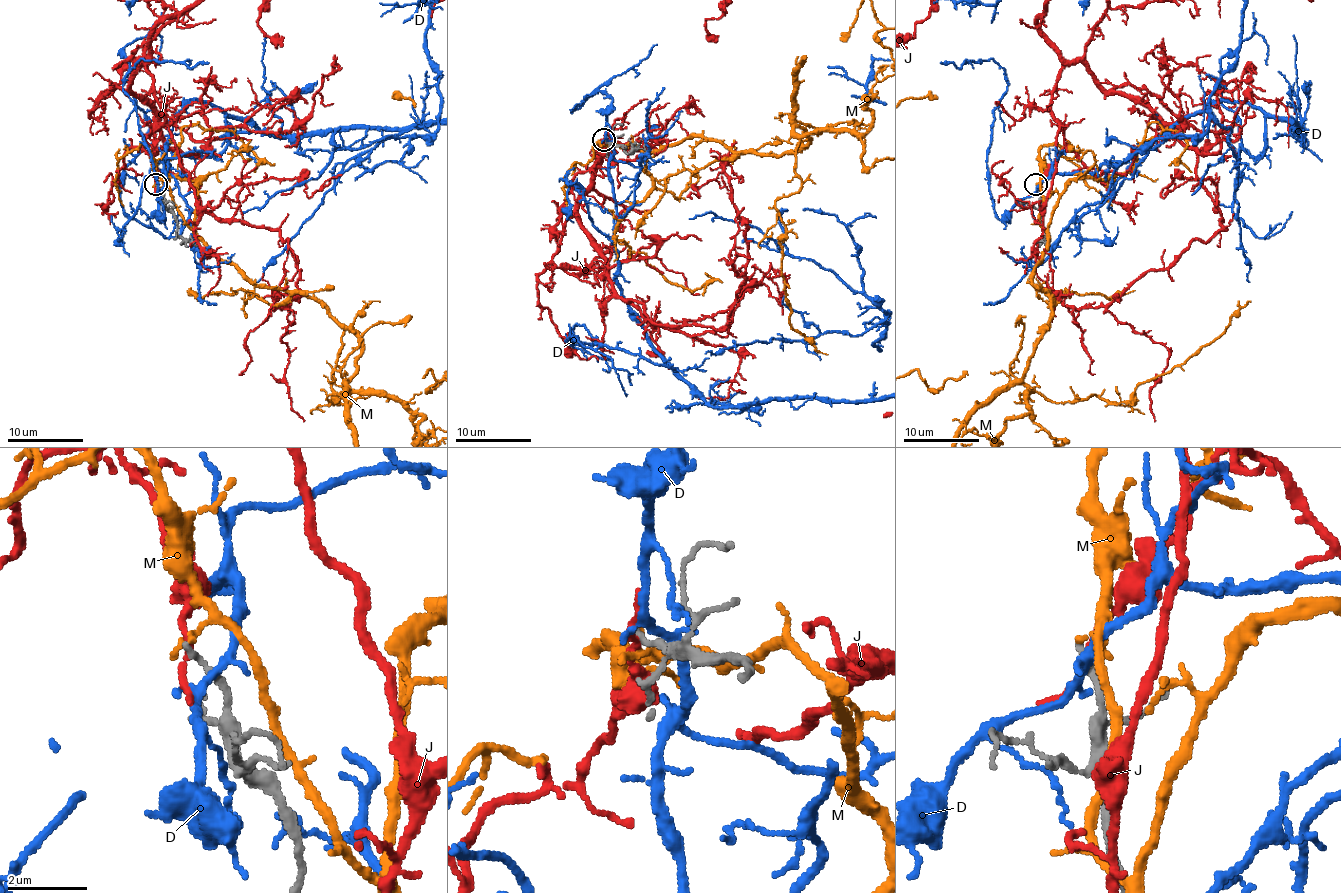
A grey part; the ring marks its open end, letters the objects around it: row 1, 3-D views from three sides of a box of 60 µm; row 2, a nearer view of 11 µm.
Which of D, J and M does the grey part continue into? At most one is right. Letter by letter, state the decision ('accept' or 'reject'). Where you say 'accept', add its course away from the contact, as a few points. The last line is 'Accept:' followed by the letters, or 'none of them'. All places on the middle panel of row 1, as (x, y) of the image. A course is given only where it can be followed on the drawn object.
D: reject
J: reject
M: reject
Accept: none of them

